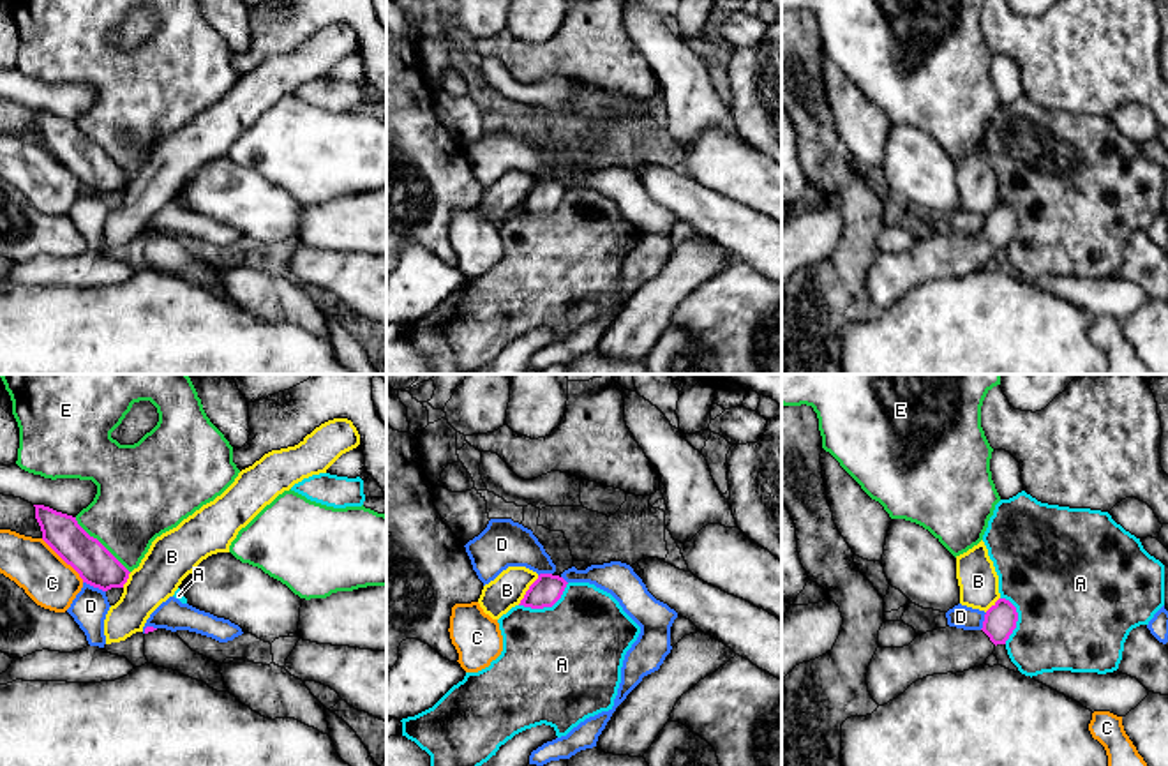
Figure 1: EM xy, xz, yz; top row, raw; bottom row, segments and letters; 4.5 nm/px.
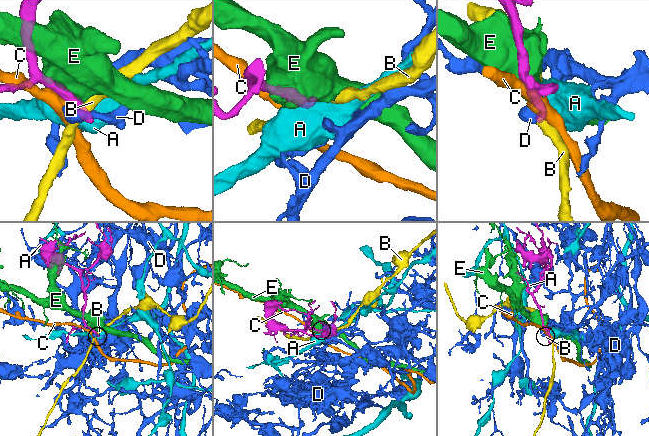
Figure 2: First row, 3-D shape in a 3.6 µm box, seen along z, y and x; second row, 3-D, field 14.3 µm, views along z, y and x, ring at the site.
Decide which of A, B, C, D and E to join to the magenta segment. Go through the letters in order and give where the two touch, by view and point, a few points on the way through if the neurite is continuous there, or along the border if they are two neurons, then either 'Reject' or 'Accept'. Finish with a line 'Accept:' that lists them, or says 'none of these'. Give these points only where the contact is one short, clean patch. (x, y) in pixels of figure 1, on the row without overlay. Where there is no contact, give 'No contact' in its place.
A: Touches magenta at xz (546, 210). Reject
B: Touches magenta at xz (528, 195). Boundary: xz (539, 180), (517, 209). Reject
C: Touches magenta at xy (64, 165). Reject
D: Touches magenta at xy (94, 191). Reject
E: Touches magenta at xy (101, 149). Reject
Accept: none of these

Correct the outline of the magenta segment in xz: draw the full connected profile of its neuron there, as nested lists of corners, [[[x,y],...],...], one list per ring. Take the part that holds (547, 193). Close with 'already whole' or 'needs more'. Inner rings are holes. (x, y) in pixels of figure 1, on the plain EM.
[[[528,109],[524,111],[522,131],[531,134],[538,146],[543,150],[545,157],[556,169],[554,178],[540,178],[538,184],[529,191],[519,210],[531,214],[552,212],[563,199],[566,185],[561,178],[573,171],[573,161],[570,148],[563,136],[550,136],[538,129],[540,113]]]; needs more

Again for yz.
[[[999,203],[985,219],[981,235],[963,235],[956,231],[937,233],[916,244],[903,252],[877,252],[866,277],[866,289],[872,304],[884,311],[903,298],[912,288],[933,279],[963,277],[979,272],[995,256],[997,249],[1006,249],[1016,233],[1016,212]]]; needs more

